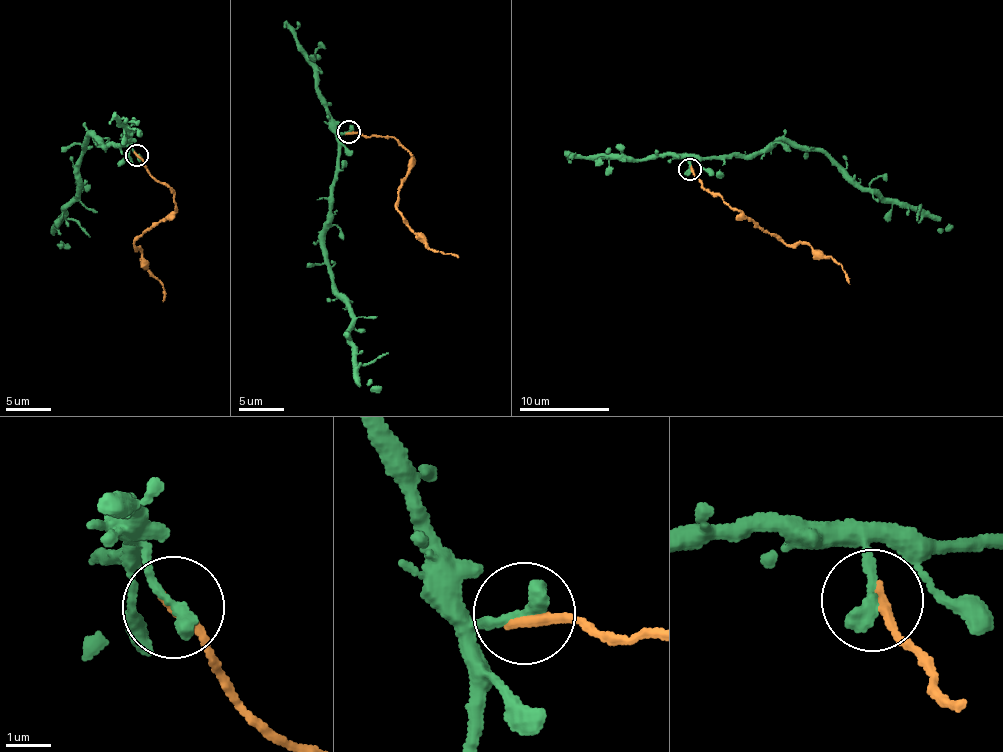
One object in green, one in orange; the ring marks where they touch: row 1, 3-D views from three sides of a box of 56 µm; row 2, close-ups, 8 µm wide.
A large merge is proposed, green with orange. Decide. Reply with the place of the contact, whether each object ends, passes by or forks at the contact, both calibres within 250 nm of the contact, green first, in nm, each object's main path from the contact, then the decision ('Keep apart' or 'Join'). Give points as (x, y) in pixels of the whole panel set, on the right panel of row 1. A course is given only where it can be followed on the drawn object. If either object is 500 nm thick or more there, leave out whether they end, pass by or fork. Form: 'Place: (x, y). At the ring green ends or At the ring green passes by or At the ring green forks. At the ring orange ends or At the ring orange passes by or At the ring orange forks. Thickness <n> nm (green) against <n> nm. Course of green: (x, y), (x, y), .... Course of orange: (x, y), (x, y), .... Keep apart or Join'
Place: (690, 169). At the ring green ends. At the ring orange ends. Thickness 400 nm (green) against 240 nm. Course of green: (689, 170), (692, 157), (758, 156), (798, 143), (824, 150), (866, 188), (917, 208), (939, 229), (952, 225). Course of orange: (691, 170), (702, 187), (741, 210), (767, 232), (775, 233), (788, 245), (808, 244), (830, 256), (849, 284). Keep apart

